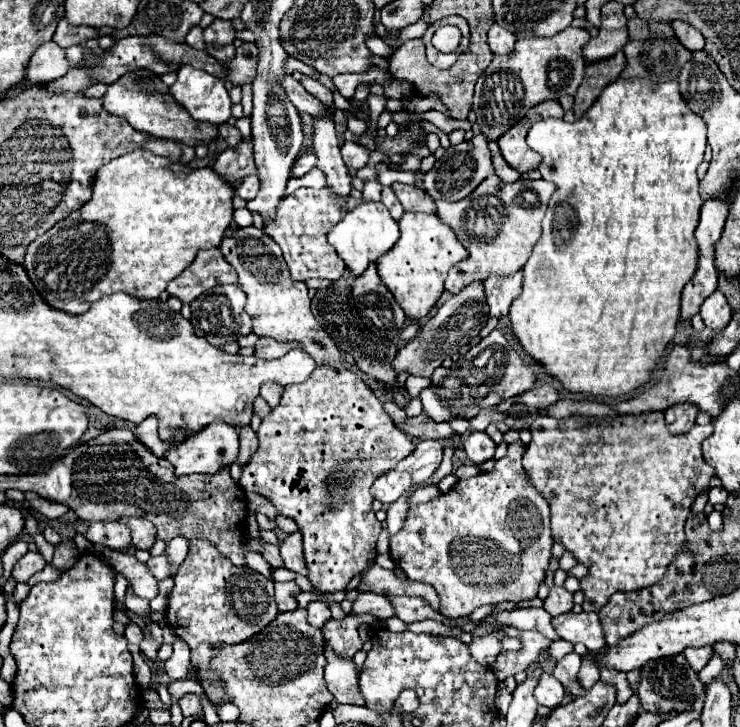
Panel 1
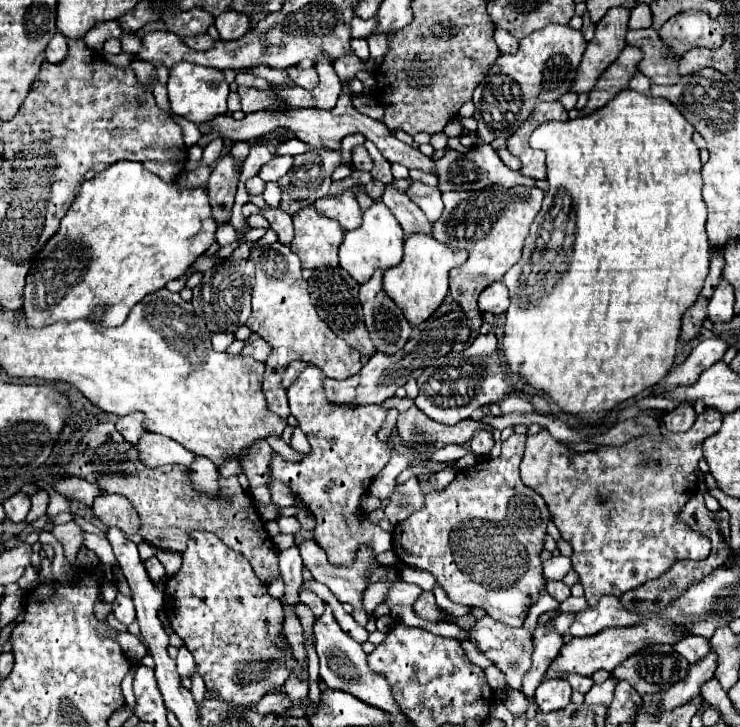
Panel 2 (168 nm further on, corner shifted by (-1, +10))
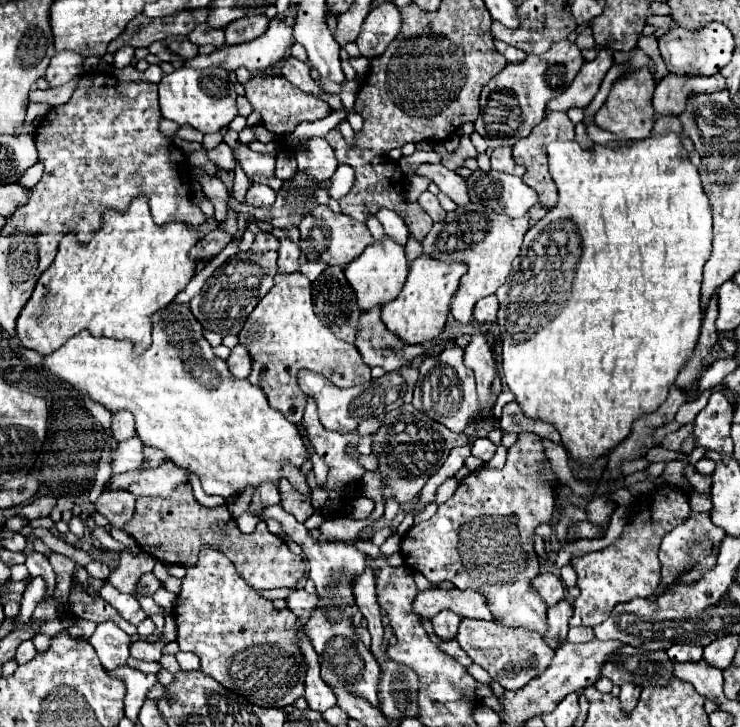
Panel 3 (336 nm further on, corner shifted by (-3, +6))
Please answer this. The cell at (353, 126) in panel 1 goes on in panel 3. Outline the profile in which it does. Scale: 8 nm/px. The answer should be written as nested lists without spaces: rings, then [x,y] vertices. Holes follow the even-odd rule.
[[[341,164],[338,165],[332,176],[332,185],[328,189],[330,197],[339,200],[348,194],[354,183],[354,170],[352,167]]]

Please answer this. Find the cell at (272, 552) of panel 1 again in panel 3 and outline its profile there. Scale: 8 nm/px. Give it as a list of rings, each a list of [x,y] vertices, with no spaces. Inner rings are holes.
[[[302,630],[302,638],[300,638],[300,650],[308,662],[308,674],[306,674],[306,702],[312,710],[328,710],[330,706],[336,704],[336,696],[332,694],[330,686],[326,682],[322,682],[320,676],[320,664],[318,664],[318,656],[310,644],[310,638],[306,636],[306,632]]]

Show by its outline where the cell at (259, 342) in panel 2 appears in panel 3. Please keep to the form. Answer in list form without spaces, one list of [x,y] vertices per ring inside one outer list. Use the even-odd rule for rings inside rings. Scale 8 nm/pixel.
[[[242,344],[232,348],[226,364],[228,364],[228,370],[236,378],[248,378],[250,376],[250,370],[252,370],[252,366],[250,366],[250,354],[248,354],[248,350]]]

